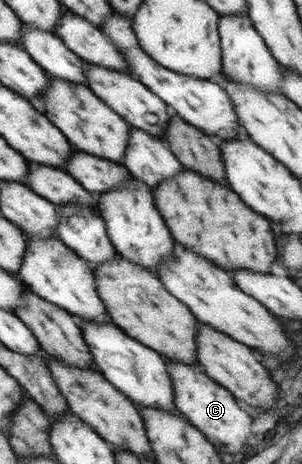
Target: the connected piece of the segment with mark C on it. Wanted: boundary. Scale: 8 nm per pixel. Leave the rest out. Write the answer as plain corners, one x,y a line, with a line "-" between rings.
167,360
168,373
172,380
175,406
195,428
198,428
209,441
219,441
225,445
242,447
251,438
253,419
239,407
234,396
219,383
213,382
200,364
188,365

